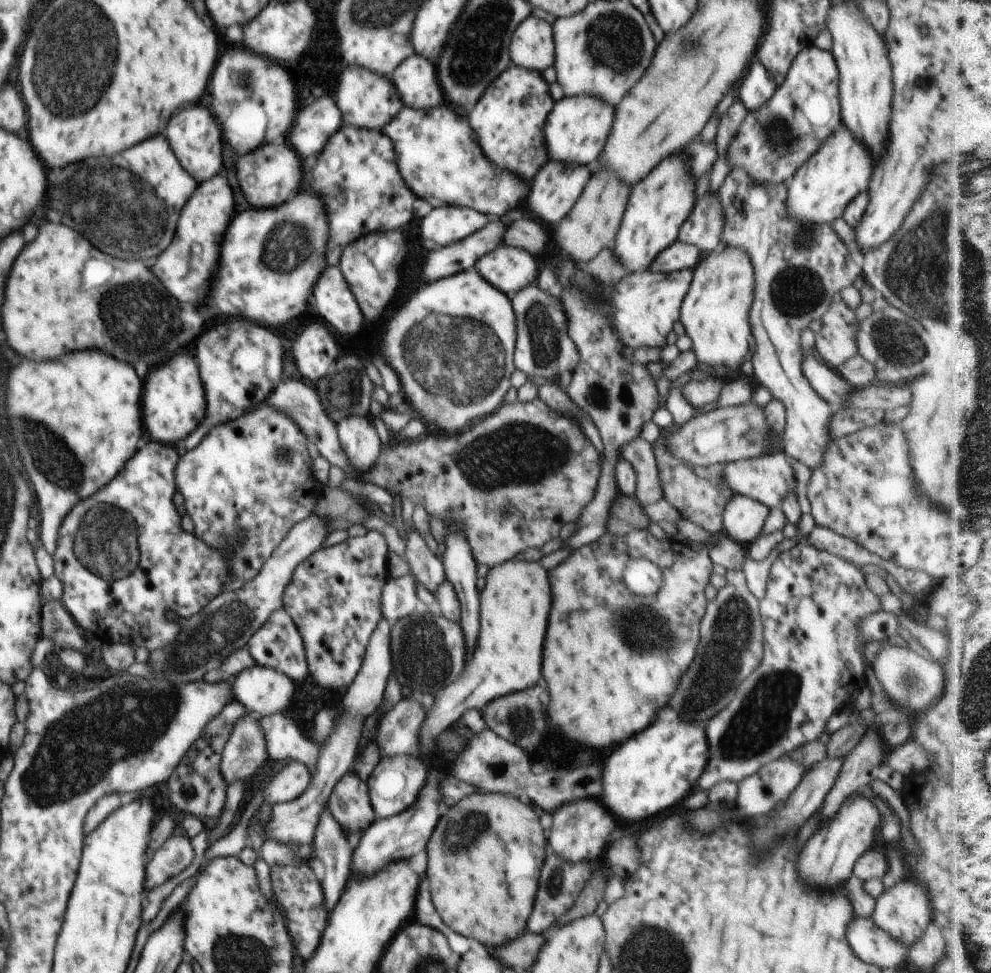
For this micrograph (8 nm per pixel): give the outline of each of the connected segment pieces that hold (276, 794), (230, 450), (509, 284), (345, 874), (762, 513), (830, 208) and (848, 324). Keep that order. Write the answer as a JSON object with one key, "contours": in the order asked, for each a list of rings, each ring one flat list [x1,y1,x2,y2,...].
{"contours":[[[292,762,290,766,286,765,284,772,278,772,272,782,268,784,264,796,268,802,276,804,276,802,290,802,294,798,298,798,306,786,310,782,310,772,304,764]],[[264,404,232,422,213,426,201,442,176,465,177,492,184,497,186,510,195,524,193,533,211,547,230,551,231,578,249,581,290,529,315,512,322,487,310,471,313,460,306,449,309,440,289,414]],[[500,245,475,264,483,279,505,292,509,297,514,296,530,282,537,282,538,262,526,250,512,245]],[[328,810,321,814,313,840,314,851,312,854,316,858,320,858,325,866,322,890,324,890,326,910,330,912,336,906,336,902,340,900,344,884,350,878,352,848,350,848,348,840,342,836,338,822,332,818,331,812]],[[735,495,725,506,722,534,748,546,760,537,770,509,753,498]],[[842,126,838,132,833,132,826,138,816,154,810,156,786,184,787,211,797,219,832,226,836,218,843,216,848,203,857,194,869,189,872,162,874,158,868,148,860,140,856,140,856,136,848,128]],[[842,300,833,302,821,317,822,328,815,332,814,354,831,369,856,355,859,320]]]}

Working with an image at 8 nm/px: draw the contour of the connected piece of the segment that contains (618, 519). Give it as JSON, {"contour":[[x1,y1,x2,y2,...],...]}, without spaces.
{"contour":[[618,494,611,508,607,532,625,535,644,530,650,526,651,518,634,495]]}

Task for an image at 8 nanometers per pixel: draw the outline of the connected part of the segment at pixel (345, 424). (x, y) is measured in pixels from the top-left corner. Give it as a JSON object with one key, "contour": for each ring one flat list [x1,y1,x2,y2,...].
{"contour":[[352,415,337,422,337,433,351,467,363,474,373,469,383,444,368,415]]}

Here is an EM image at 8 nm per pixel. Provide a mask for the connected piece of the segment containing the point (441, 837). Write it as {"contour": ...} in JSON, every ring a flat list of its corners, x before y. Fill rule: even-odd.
{"contour":[[472,794,456,808,448,810,428,842,428,868,432,900,442,920,458,934,476,938,487,948,498,949,518,938,526,930,526,920,532,912,538,892,538,876,544,864,544,838,540,820,526,801,509,794]]}

